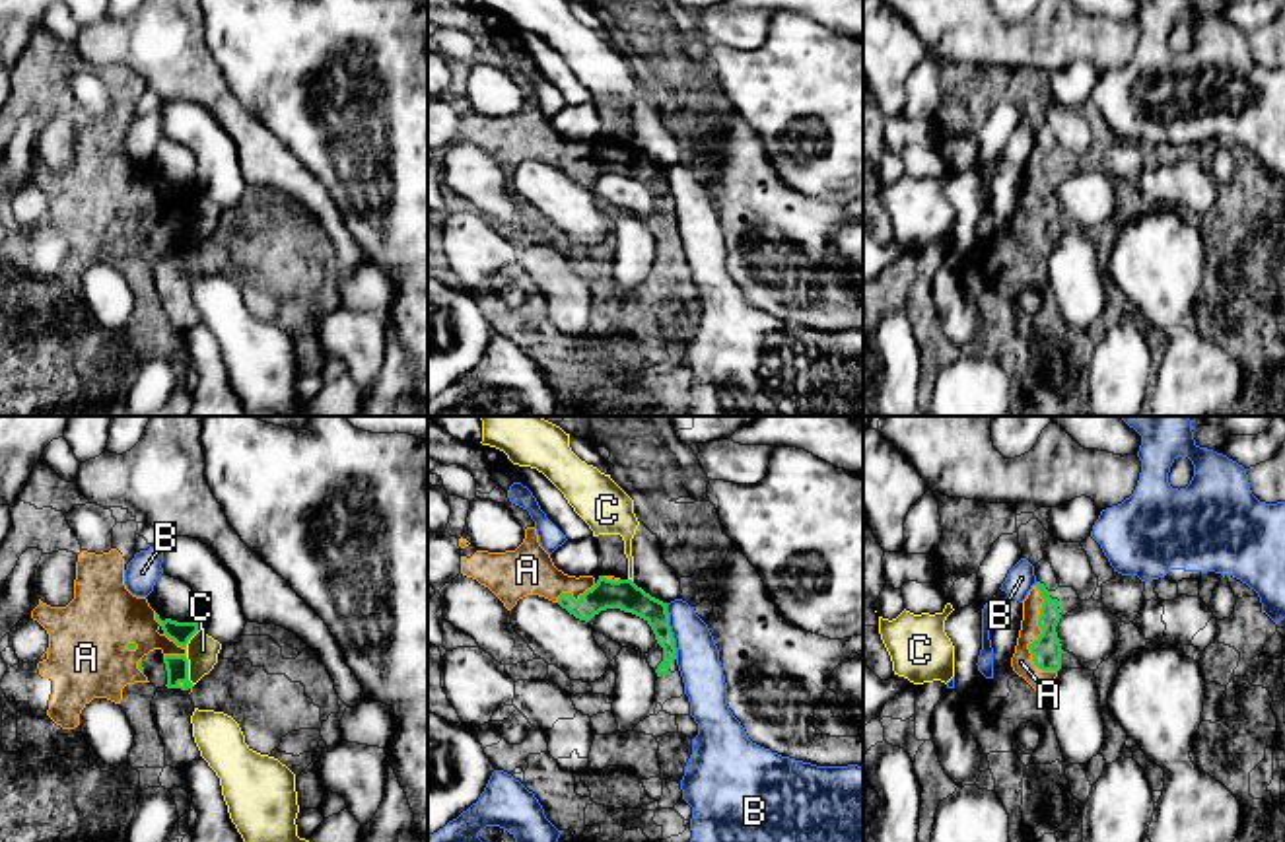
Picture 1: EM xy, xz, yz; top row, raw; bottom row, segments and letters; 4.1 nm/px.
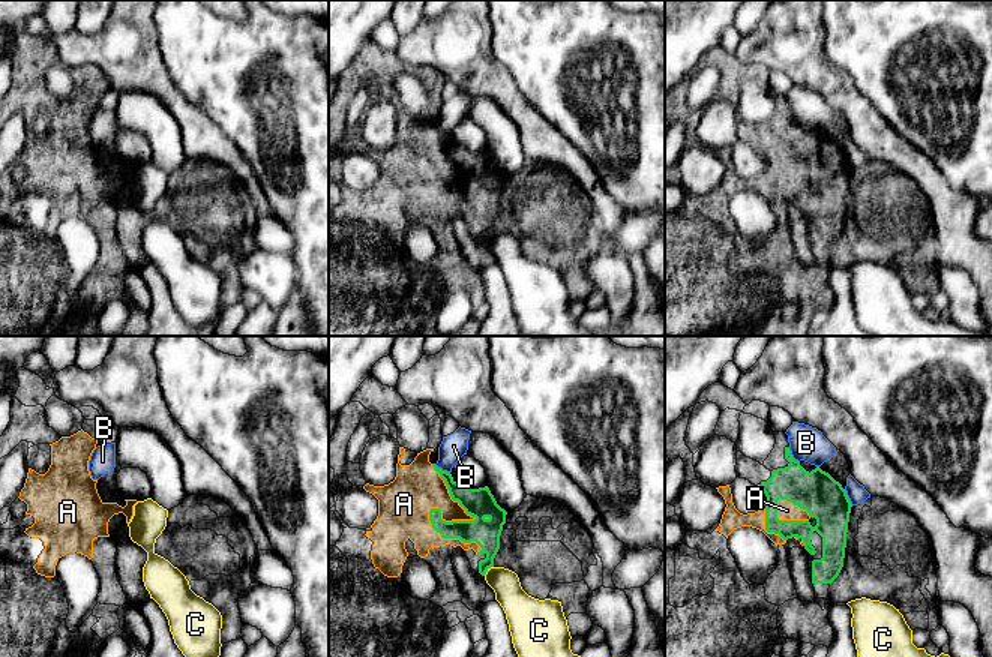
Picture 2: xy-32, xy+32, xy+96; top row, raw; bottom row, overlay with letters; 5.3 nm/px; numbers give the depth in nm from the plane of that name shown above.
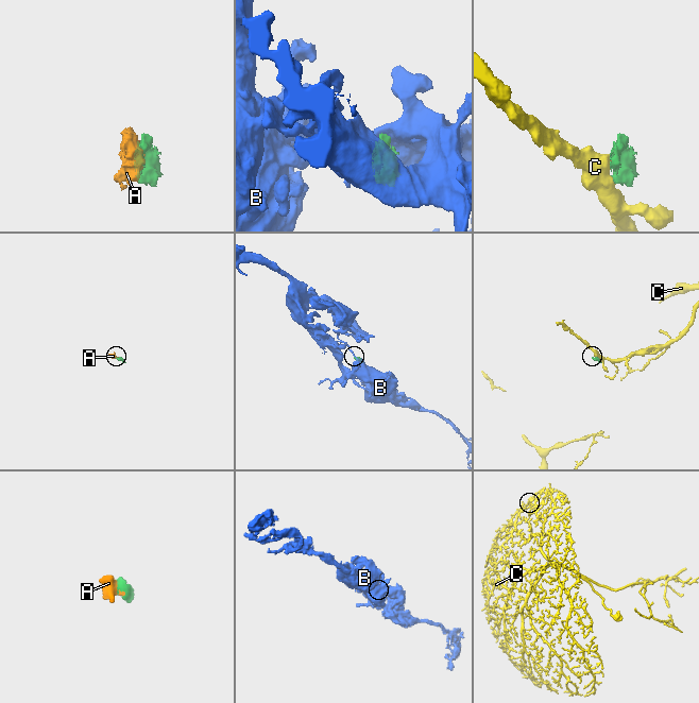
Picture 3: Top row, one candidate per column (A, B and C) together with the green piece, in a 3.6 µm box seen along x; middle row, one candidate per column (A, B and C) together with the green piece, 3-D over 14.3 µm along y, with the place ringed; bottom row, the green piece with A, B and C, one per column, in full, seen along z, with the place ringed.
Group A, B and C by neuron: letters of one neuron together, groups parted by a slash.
A / B / C

